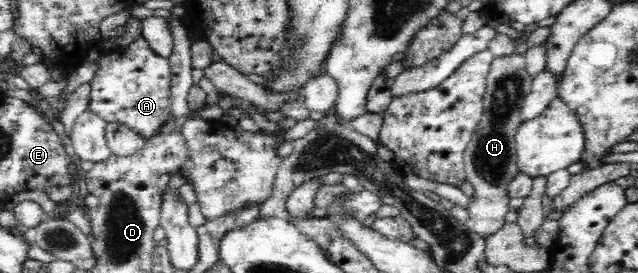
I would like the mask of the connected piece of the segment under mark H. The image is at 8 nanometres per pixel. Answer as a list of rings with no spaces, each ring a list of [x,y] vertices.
[[[525,54],[494,57],[486,78],[486,94],[483,98],[484,115],[472,140],[463,152],[468,183],[474,187],[466,210],[466,227],[486,240],[496,234],[506,222],[504,216],[510,210],[507,195],[508,183],[518,174],[515,134],[520,119],[524,97],[531,91],[533,78],[526,70]]]

